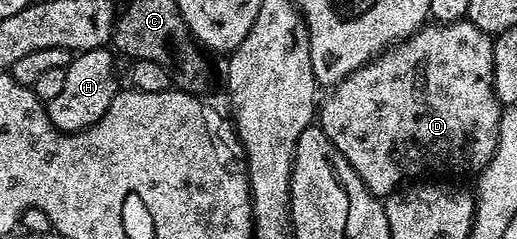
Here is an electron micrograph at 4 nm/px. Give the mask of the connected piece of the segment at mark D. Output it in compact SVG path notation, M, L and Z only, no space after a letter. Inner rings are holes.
M470 20L462 22L445 22L442 24L427 24L415 31L410 38L403 39L394 48L388 48L375 57L372 62L365 63L357 68L345 80L341 80L330 91L327 99L322 99L317 110L317 124L333 140L337 152L345 160L349 160L351 167L361 176L361 180L372 194L386 196L395 193L399 182L408 174L411 180L415 180L418 174L443 174L448 170L451 174L473 174L478 175L480 171L489 164L495 149L498 146L499 115L501 103L495 94L493 84L493 48L495 47L492 35L486 34L481 28L477 28Z

